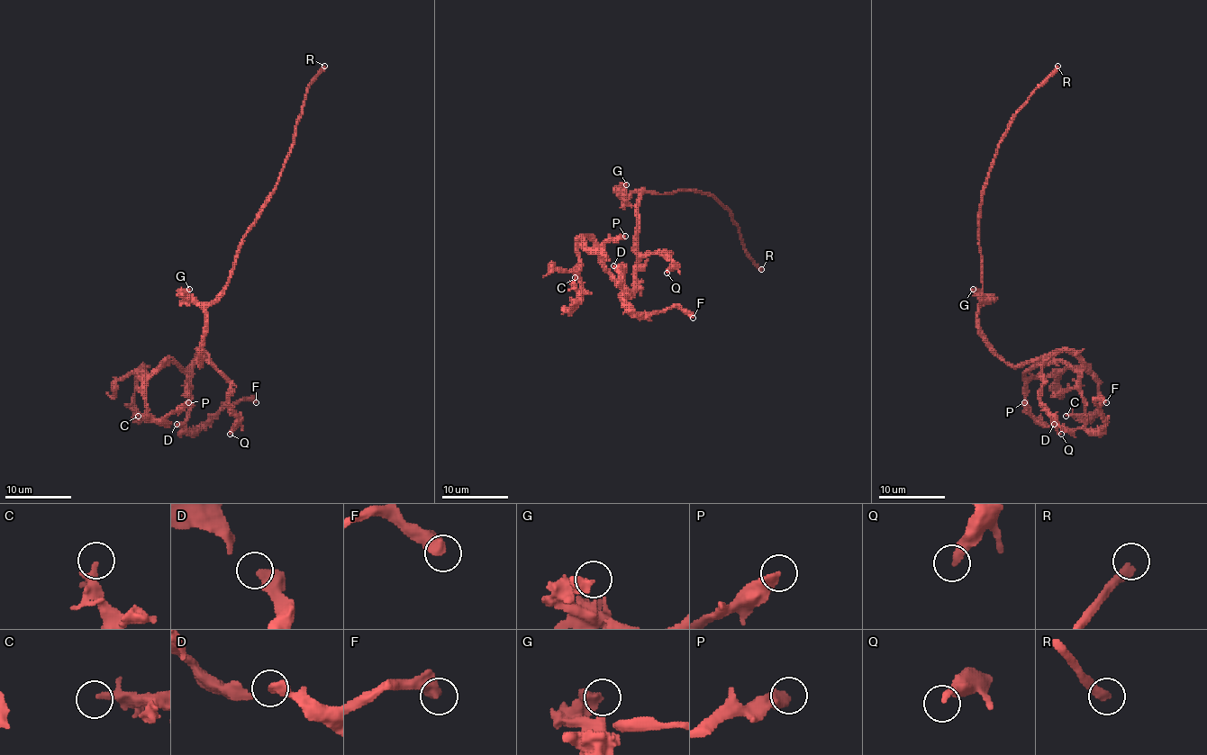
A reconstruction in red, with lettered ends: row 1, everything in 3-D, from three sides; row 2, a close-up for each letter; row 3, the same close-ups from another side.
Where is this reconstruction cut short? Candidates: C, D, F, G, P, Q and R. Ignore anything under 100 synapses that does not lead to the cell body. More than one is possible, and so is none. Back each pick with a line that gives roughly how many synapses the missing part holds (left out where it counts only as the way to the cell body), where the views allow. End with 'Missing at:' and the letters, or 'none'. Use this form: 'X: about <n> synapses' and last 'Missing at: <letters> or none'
R: about 160 synapses
Missing at: R

